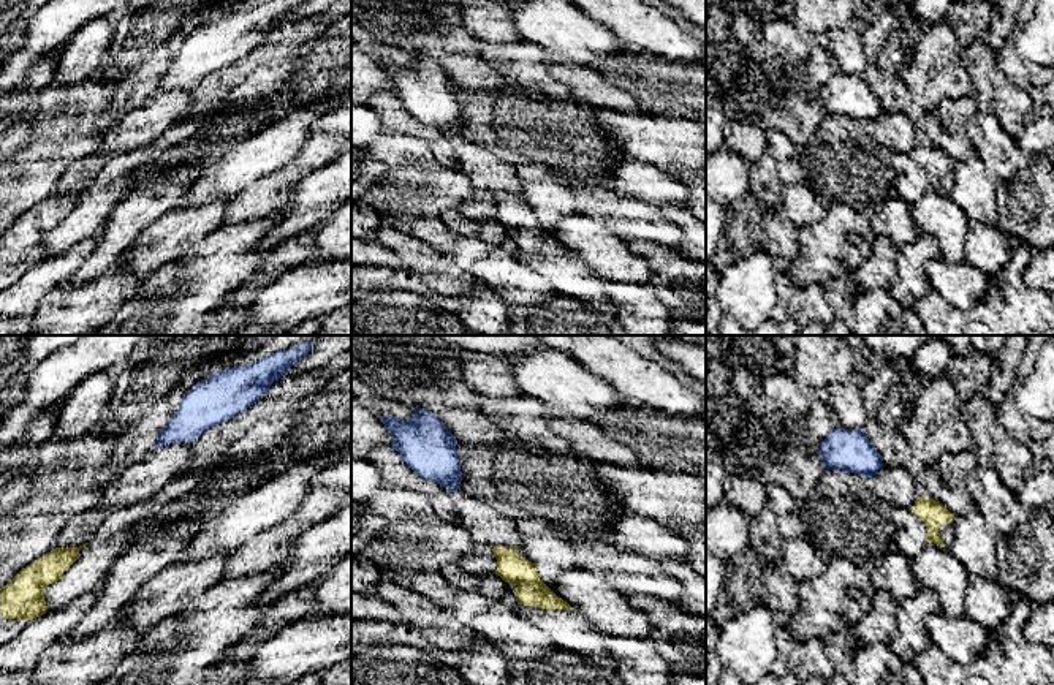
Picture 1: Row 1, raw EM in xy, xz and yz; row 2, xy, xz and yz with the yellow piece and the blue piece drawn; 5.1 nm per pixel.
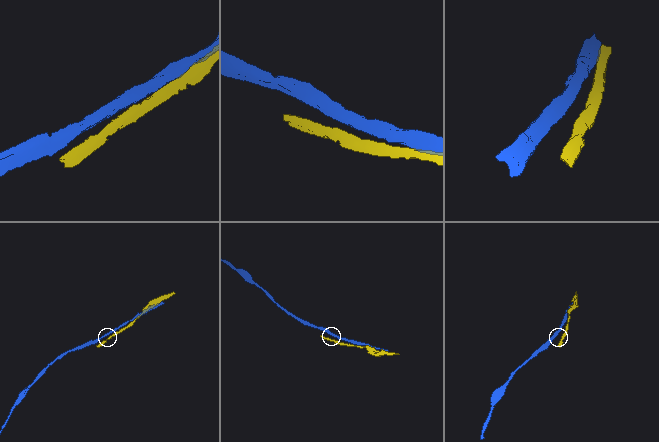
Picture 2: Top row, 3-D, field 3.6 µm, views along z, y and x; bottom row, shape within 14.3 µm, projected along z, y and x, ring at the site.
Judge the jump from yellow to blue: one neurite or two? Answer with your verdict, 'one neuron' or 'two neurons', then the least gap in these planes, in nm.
two neurons; gap 240 nm

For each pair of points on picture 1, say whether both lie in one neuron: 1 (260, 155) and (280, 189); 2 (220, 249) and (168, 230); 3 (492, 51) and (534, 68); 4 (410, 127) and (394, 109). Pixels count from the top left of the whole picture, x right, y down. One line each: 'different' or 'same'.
1: different
2: different
3: same
4: same

